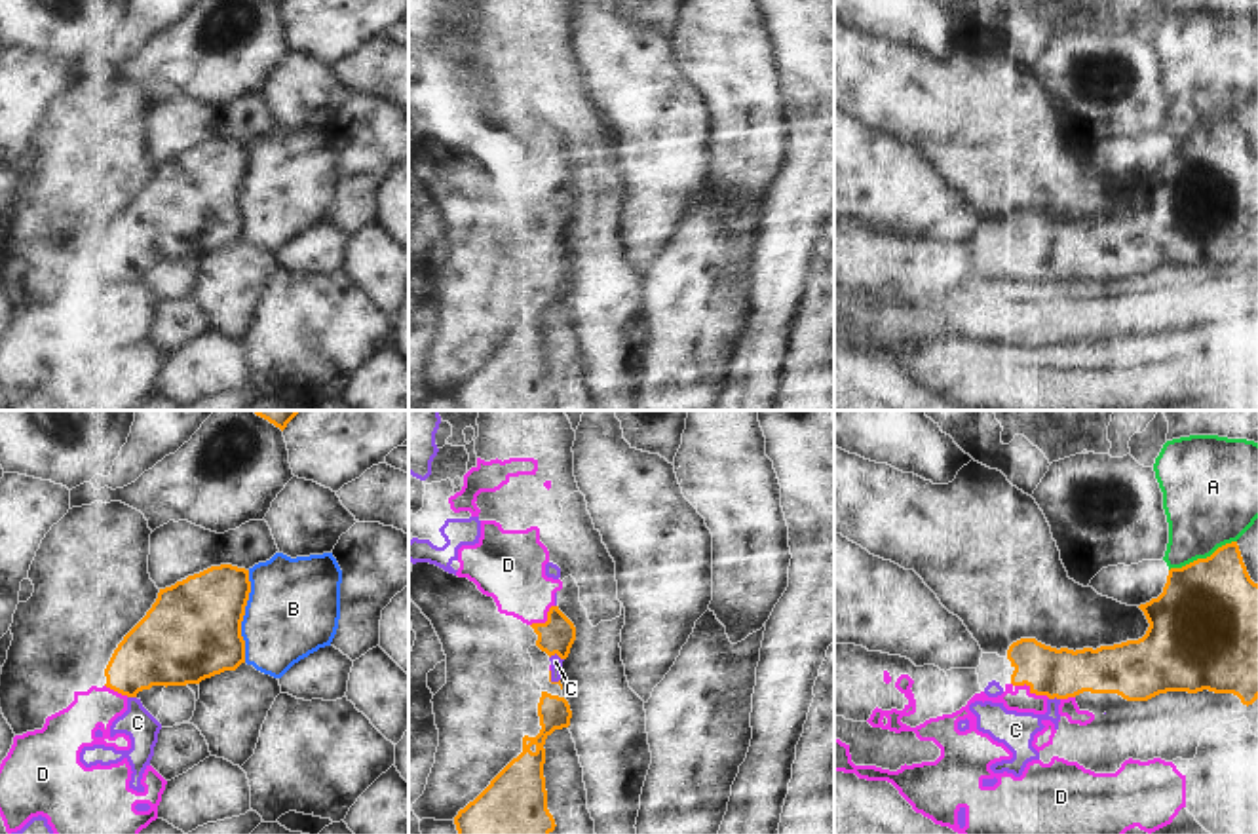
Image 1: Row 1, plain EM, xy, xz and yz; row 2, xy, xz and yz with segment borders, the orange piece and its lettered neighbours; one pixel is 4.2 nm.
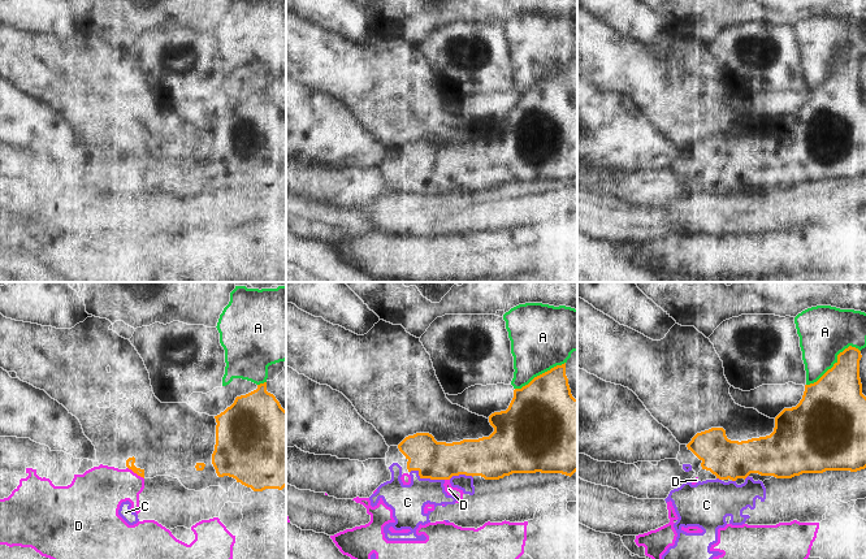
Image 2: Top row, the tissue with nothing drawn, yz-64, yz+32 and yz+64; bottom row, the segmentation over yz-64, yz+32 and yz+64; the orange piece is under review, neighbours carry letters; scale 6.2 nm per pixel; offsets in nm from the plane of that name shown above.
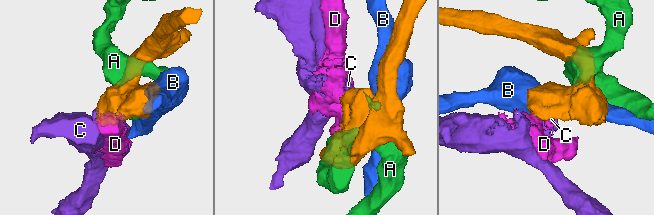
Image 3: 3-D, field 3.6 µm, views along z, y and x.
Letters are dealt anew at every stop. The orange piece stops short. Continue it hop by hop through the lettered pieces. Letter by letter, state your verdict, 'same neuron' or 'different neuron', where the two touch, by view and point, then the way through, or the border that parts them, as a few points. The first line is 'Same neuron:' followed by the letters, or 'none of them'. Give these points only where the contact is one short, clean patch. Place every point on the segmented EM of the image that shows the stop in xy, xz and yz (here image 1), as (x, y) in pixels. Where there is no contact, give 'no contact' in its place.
Same neuron: none of them
A: different neuron; contact yz (1201, 559)
B: different neuron; contact xy (244, 614)
C: different neuron; contact xz (557, 654); border xz (550, 656), (557, 654), (563, 660)
D: different neuron; contact yz (1030, 690); border yz (1011, 682), (1025, 684), (1038, 696), (1049, 698)

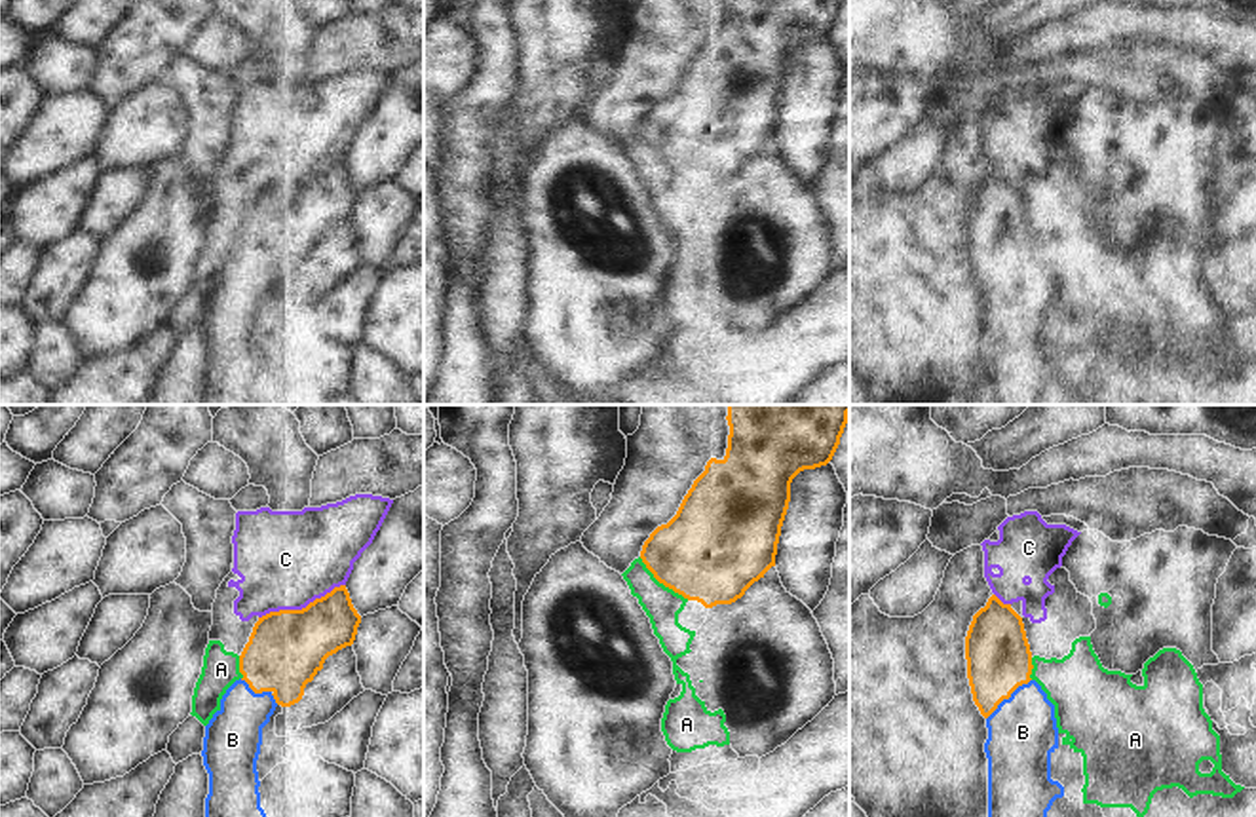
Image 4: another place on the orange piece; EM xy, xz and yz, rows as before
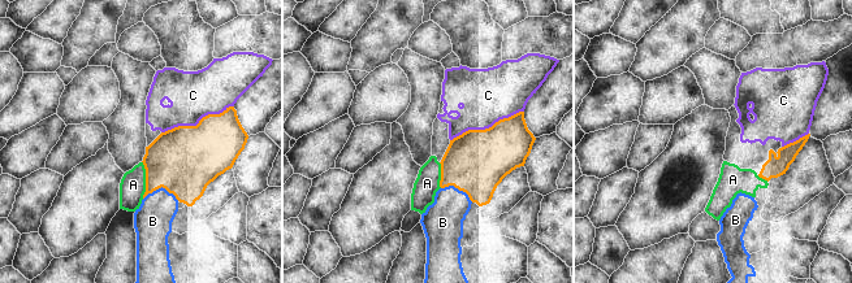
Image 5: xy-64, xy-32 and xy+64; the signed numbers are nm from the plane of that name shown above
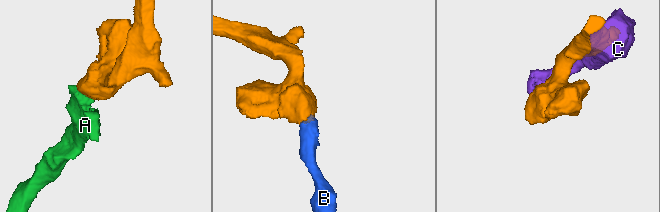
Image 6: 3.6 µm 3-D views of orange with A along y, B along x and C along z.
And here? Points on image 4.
Same neuron: B
A: different neuron; contact xz (662, 582); border xz (639, 557), (660, 582), (688, 599)
B: same neuron; contact yz (1008, 698); way yz (998, 656), (1000, 684), (1008, 698), (1017, 709), (1023, 732)
C: different neuron; contact xy (303, 608)

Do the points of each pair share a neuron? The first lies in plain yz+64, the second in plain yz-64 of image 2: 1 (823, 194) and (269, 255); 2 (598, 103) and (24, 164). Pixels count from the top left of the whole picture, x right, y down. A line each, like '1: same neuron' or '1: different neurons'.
1: different neurons
2: different neurons

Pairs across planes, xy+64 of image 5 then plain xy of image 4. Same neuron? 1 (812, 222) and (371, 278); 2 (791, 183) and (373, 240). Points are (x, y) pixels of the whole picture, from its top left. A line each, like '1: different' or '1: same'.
1: same
2: different

